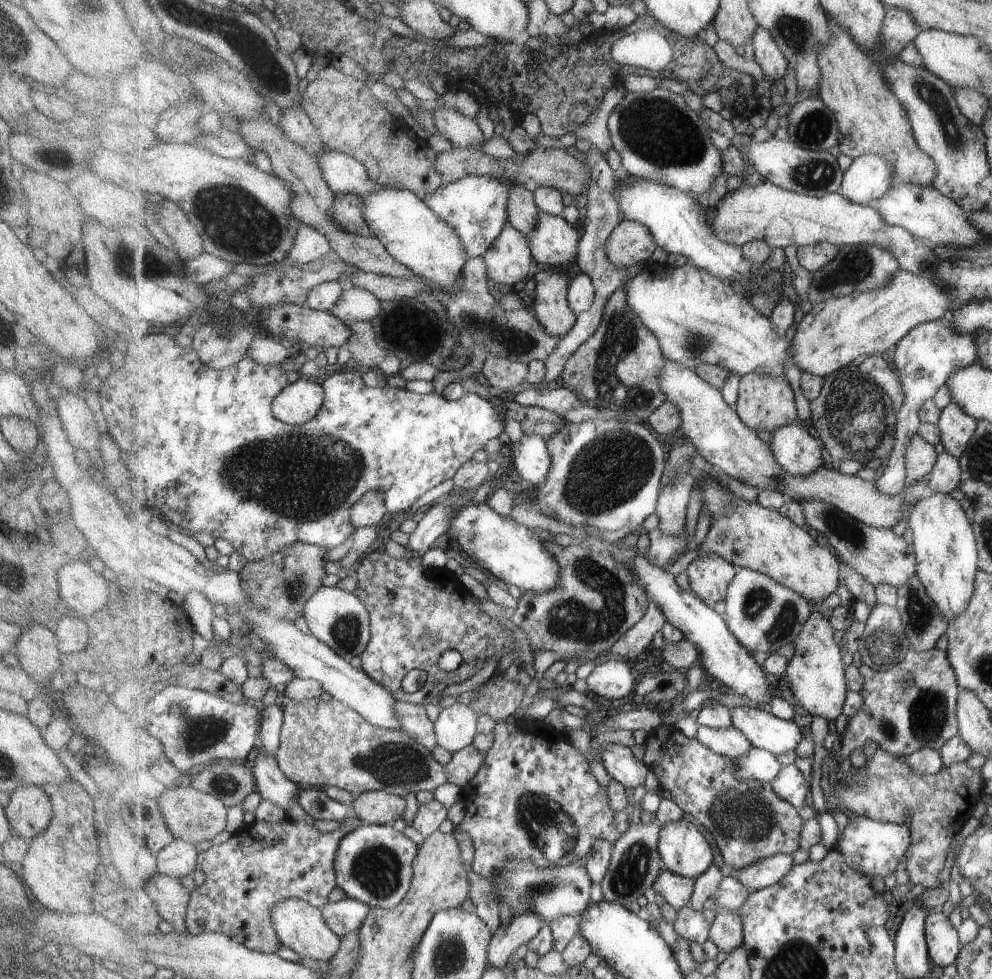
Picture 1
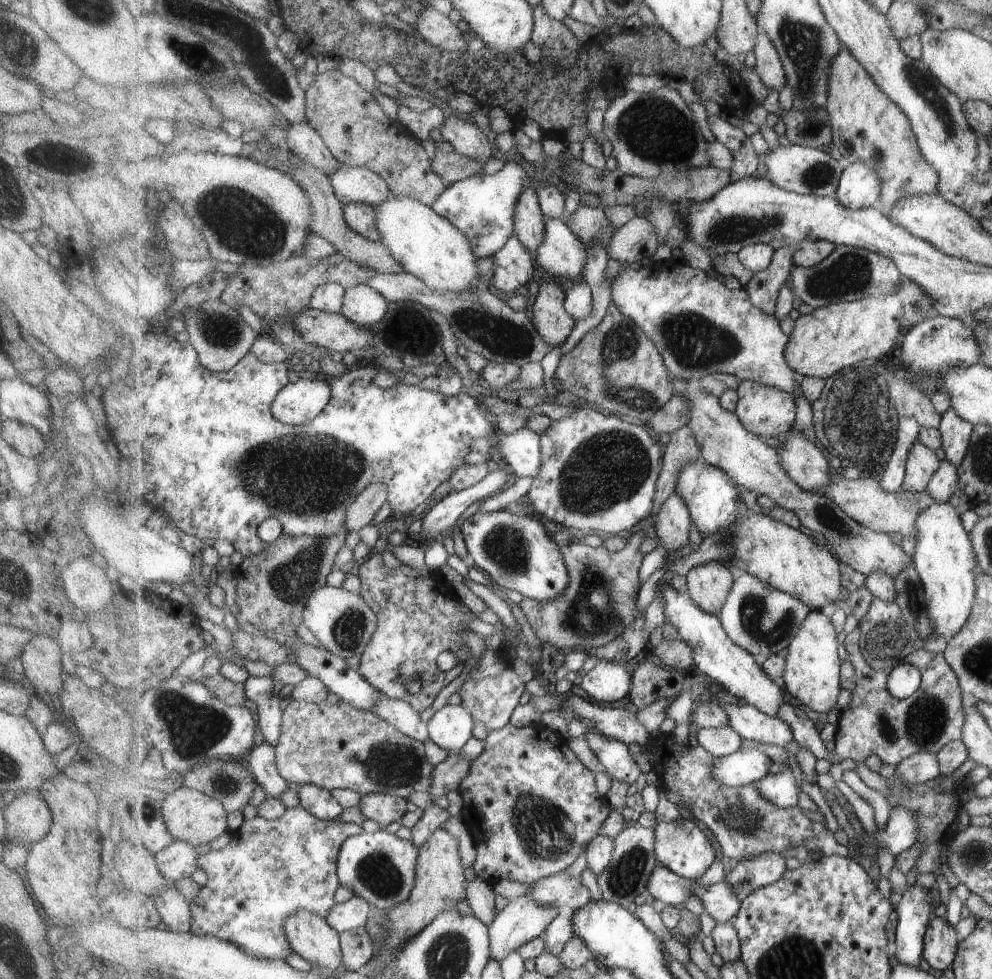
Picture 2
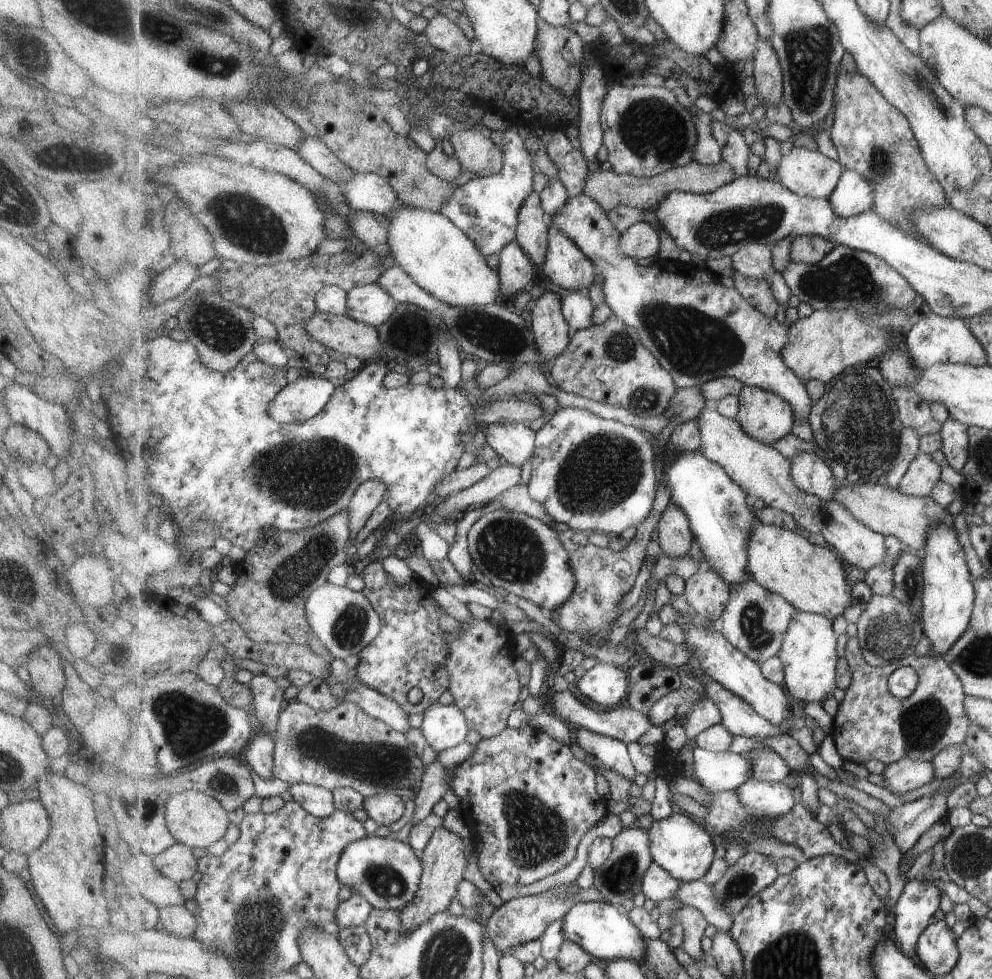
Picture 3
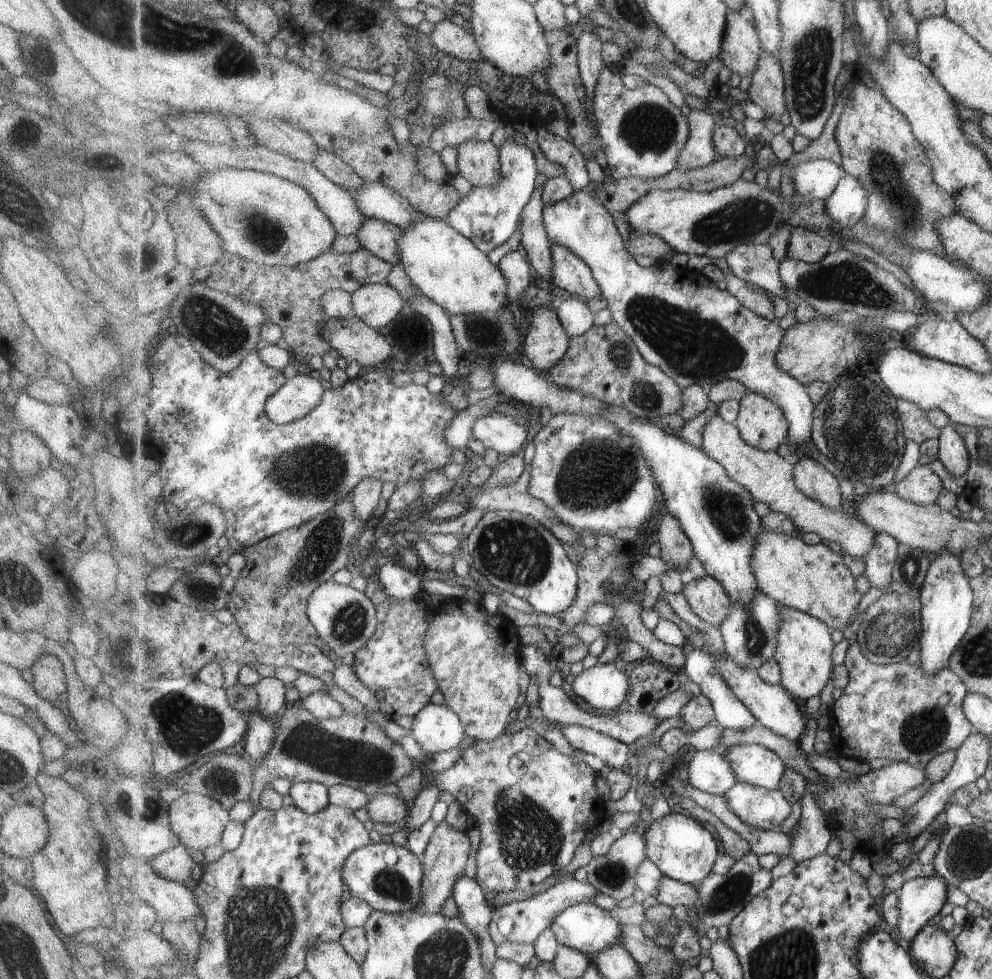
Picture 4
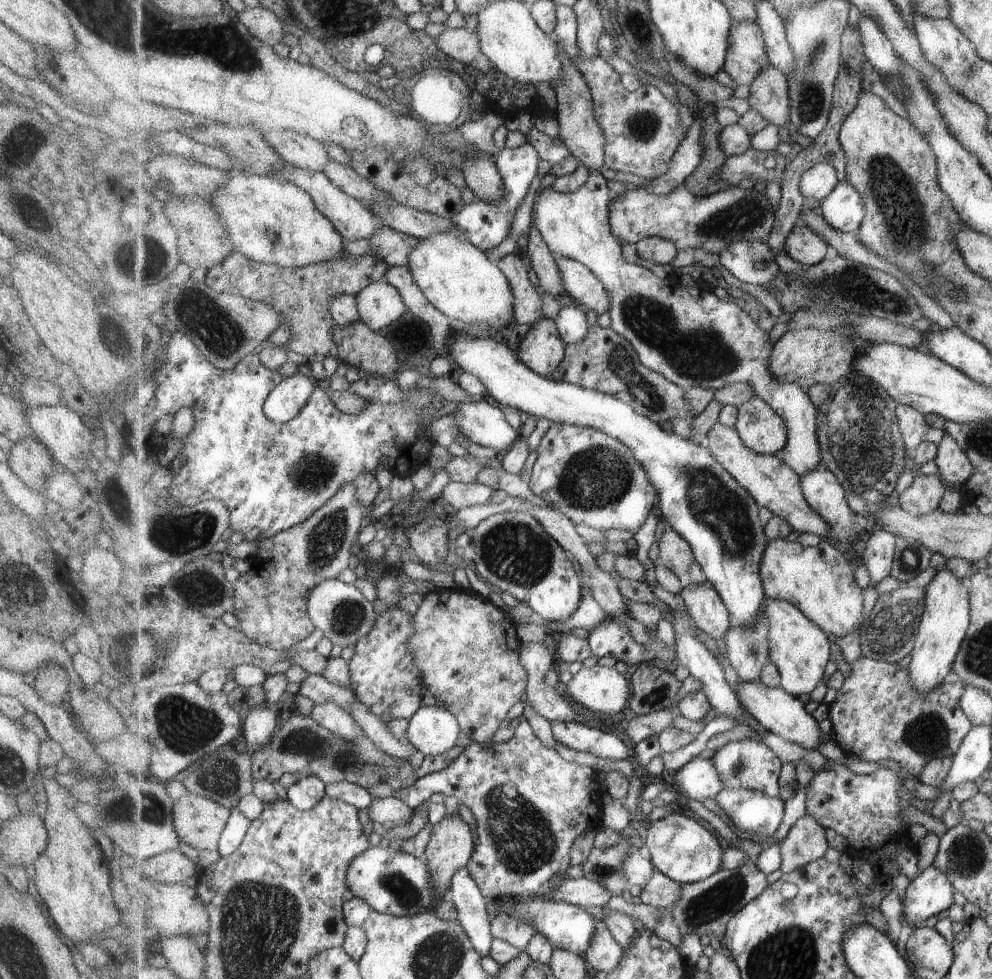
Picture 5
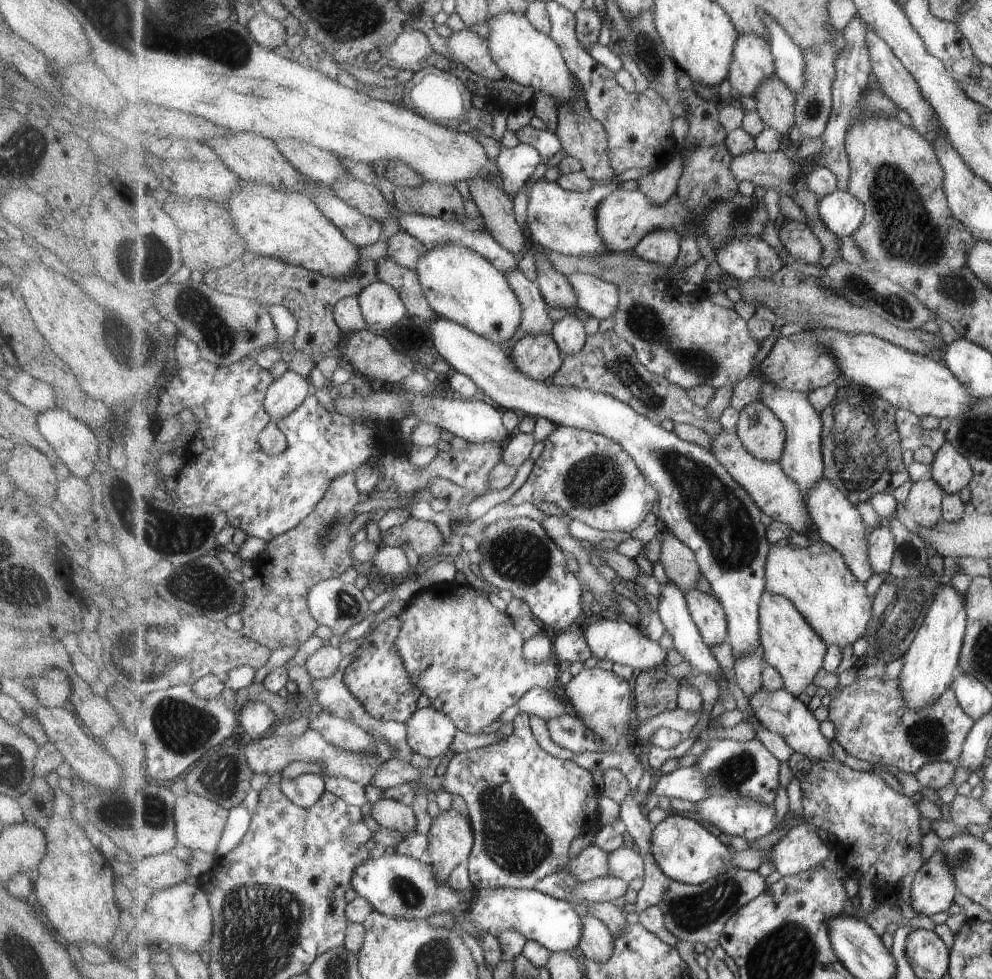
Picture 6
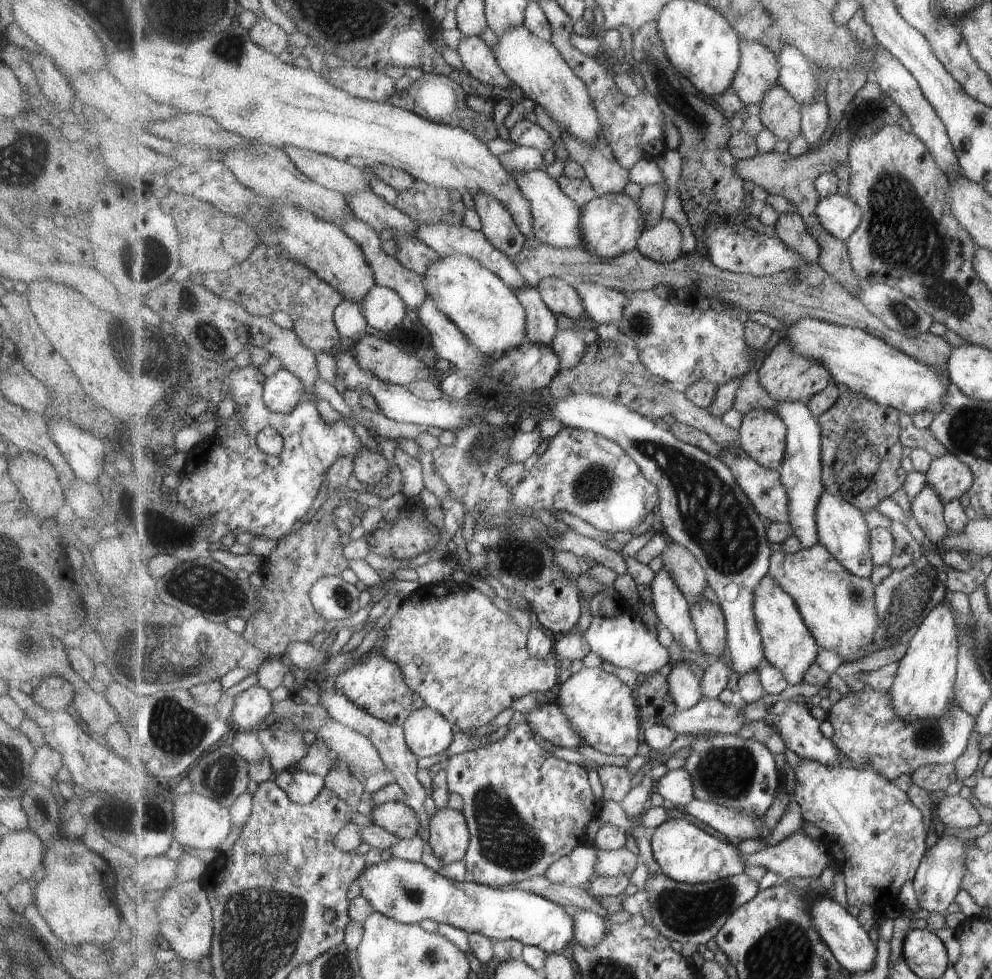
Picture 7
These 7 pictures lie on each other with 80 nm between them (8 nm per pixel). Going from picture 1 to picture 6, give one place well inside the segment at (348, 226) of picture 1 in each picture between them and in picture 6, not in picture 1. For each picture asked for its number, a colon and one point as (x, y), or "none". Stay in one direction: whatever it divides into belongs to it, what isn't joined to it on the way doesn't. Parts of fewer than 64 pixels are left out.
2: (362, 218)
3: (370, 228)
4: (382, 239)
5: (394, 247)
6: (407, 250)

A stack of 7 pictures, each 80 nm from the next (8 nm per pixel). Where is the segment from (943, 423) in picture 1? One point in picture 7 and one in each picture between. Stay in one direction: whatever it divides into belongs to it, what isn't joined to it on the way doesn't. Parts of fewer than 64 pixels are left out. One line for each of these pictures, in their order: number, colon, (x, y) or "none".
2: (956, 433)
3: (956, 439)
4: (953, 454)
5: (954, 466)
6: (953, 471)
7: (950, 477)

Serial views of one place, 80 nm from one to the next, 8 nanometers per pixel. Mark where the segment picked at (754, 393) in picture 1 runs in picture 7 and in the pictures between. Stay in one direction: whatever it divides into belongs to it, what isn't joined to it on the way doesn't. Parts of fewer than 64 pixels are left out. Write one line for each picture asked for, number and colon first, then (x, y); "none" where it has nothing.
2: (767, 411)
3: (767, 417)
4: (761, 422)
5: (762, 429)
6: (759, 428)
7: (763, 434)

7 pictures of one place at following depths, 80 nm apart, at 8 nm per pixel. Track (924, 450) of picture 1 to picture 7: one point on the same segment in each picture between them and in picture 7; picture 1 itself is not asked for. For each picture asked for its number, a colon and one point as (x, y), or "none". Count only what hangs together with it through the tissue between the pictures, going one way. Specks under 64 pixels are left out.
2: (922, 465)
3: (924, 473)
4: (922, 486)
5: (924, 496)
6: (926, 498)
7: (927, 507)

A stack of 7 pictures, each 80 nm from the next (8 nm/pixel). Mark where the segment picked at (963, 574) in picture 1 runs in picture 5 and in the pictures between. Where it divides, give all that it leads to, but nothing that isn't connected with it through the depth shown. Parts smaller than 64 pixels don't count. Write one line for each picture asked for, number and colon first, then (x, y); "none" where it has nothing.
2: (945, 557)
3: (949, 597)
4: (947, 597)
5: (946, 620)

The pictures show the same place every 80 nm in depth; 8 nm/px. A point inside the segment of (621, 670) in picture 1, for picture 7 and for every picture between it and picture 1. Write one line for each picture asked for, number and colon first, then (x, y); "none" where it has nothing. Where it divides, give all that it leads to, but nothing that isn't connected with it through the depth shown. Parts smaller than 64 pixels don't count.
2: (607, 681)
3: (605, 684)
4: (604, 686)
5: (604, 690)
6: (603, 701)
7: (603, 711)

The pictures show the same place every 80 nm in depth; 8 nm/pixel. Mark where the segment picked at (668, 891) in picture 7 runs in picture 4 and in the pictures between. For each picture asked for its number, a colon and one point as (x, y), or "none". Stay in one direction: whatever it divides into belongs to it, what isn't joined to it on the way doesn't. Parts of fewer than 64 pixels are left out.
4: (721, 897)
5: (704, 908)
6: (694, 913)

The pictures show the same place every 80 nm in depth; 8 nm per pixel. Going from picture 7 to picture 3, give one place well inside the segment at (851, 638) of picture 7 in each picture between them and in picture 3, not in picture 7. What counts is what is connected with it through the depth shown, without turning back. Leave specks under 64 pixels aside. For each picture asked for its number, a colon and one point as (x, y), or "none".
3: (813, 578)
4: (813, 578)
5: (820, 580)
6: (816, 578)

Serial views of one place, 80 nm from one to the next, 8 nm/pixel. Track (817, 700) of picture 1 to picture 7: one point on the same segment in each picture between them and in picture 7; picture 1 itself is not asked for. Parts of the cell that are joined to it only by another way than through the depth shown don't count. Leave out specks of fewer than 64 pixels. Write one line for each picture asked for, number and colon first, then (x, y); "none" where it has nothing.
2: (813, 675)
3: (809, 651)
4: (804, 652)
5: (800, 648)
6: (790, 643)
7: (789, 644)

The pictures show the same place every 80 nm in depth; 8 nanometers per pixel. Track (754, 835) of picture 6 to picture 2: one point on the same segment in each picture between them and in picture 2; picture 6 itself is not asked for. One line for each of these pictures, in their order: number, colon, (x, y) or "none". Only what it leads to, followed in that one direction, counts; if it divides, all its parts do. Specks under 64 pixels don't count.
2: (782, 790)
3: (765, 800)
4: (758, 807)
5: (756, 813)

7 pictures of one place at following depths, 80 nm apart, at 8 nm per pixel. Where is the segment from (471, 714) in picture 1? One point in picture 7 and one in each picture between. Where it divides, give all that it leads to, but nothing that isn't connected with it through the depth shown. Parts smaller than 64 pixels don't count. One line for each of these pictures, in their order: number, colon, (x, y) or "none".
2: (451, 727)
3: (445, 726)
4: (438, 729)
5: (434, 730)
6: (431, 733)
7: (428, 732)

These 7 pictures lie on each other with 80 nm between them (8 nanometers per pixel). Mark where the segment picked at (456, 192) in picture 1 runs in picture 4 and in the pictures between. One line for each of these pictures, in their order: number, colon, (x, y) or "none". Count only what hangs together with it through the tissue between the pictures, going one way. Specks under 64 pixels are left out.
2: (484, 207)
3: (487, 208)
4: (489, 216)

